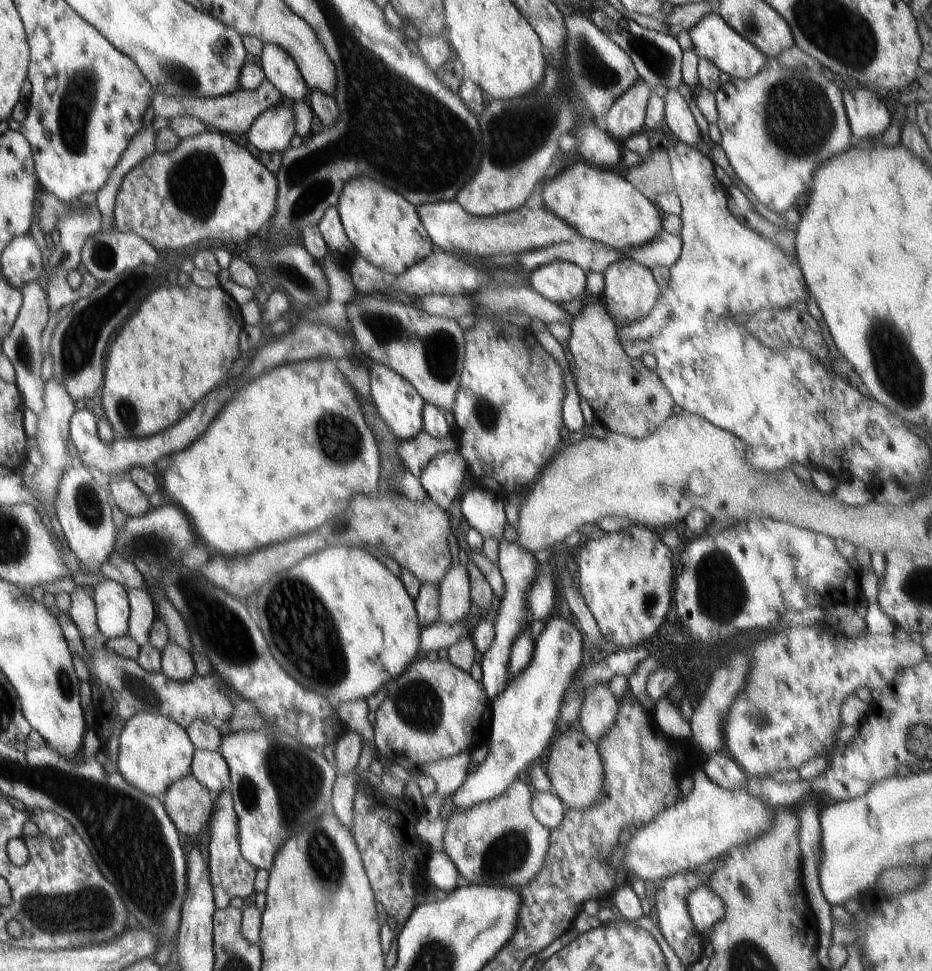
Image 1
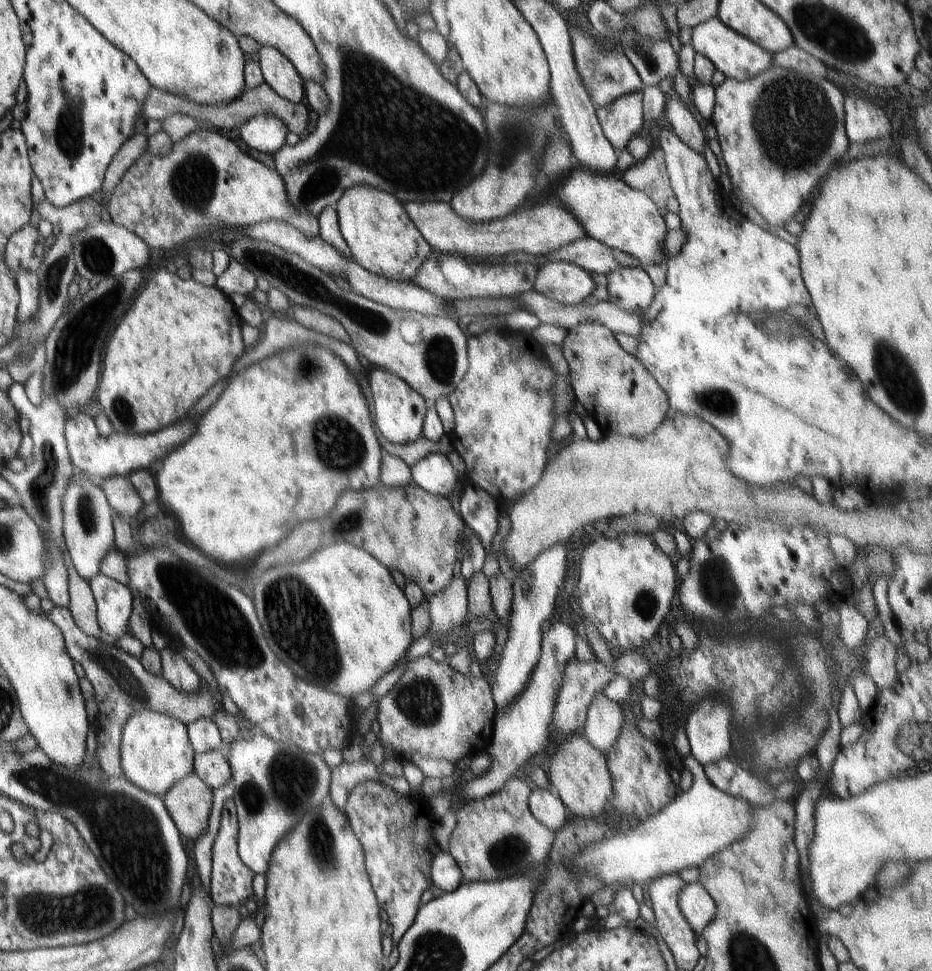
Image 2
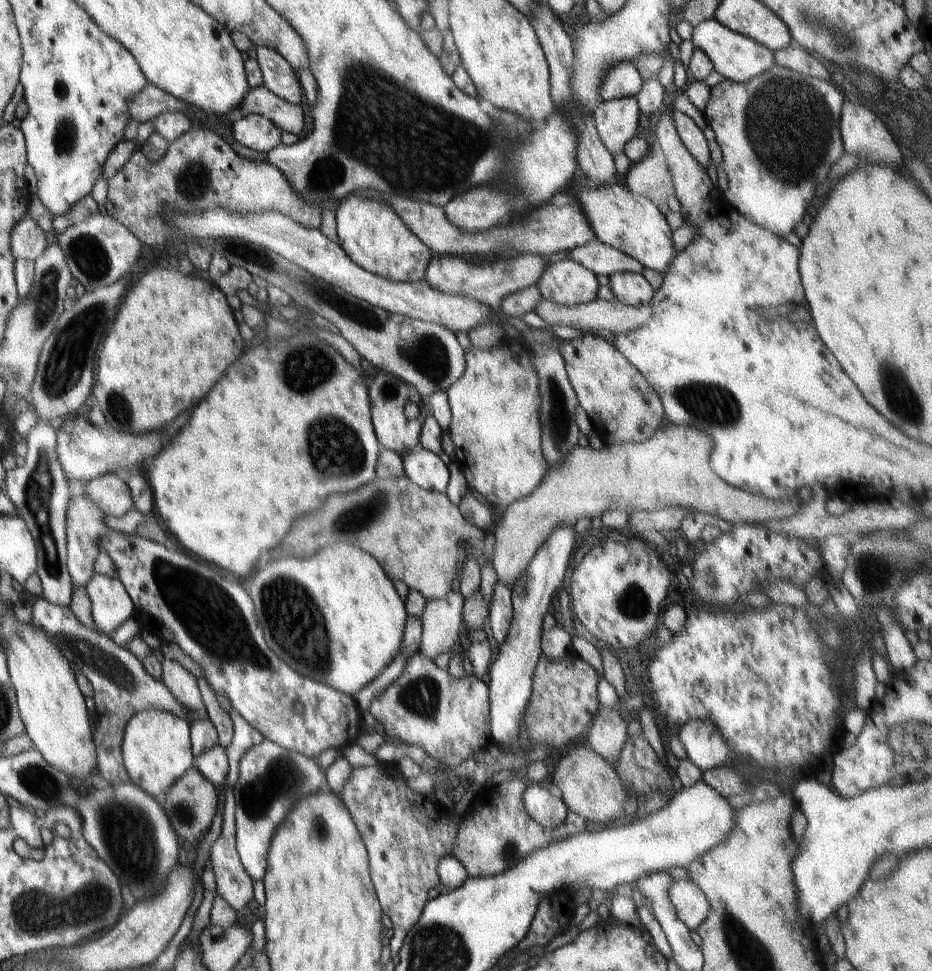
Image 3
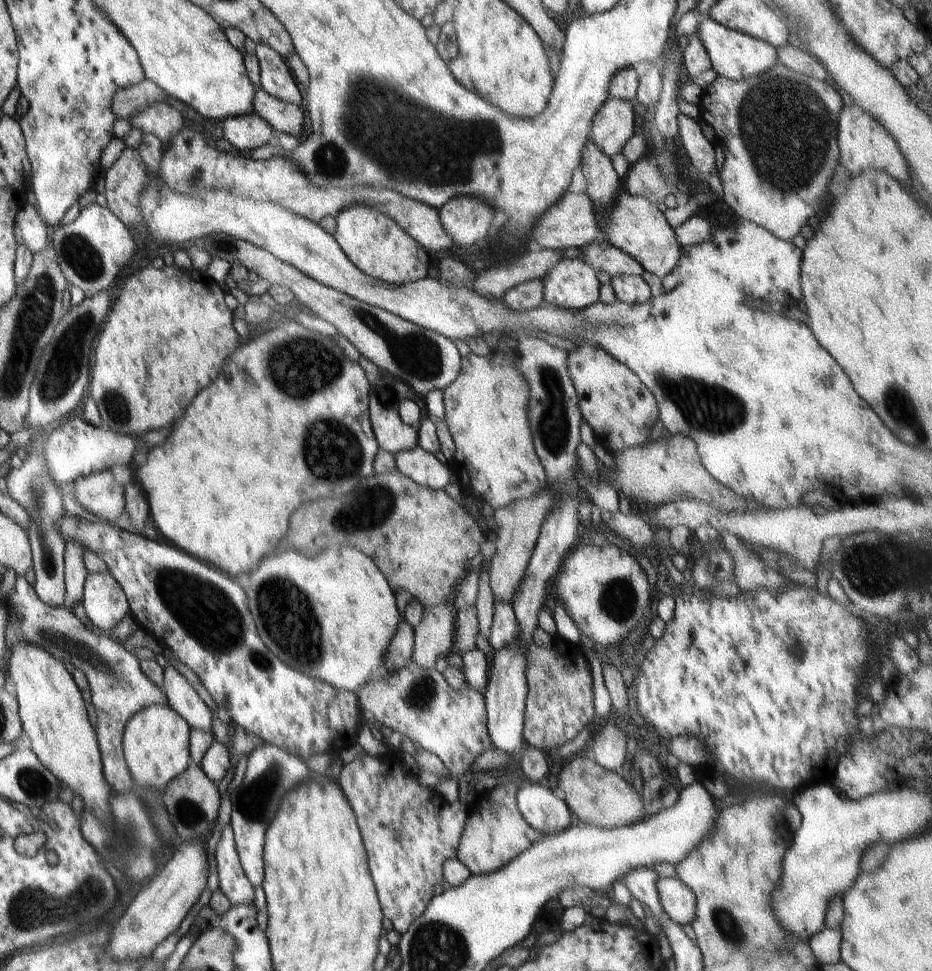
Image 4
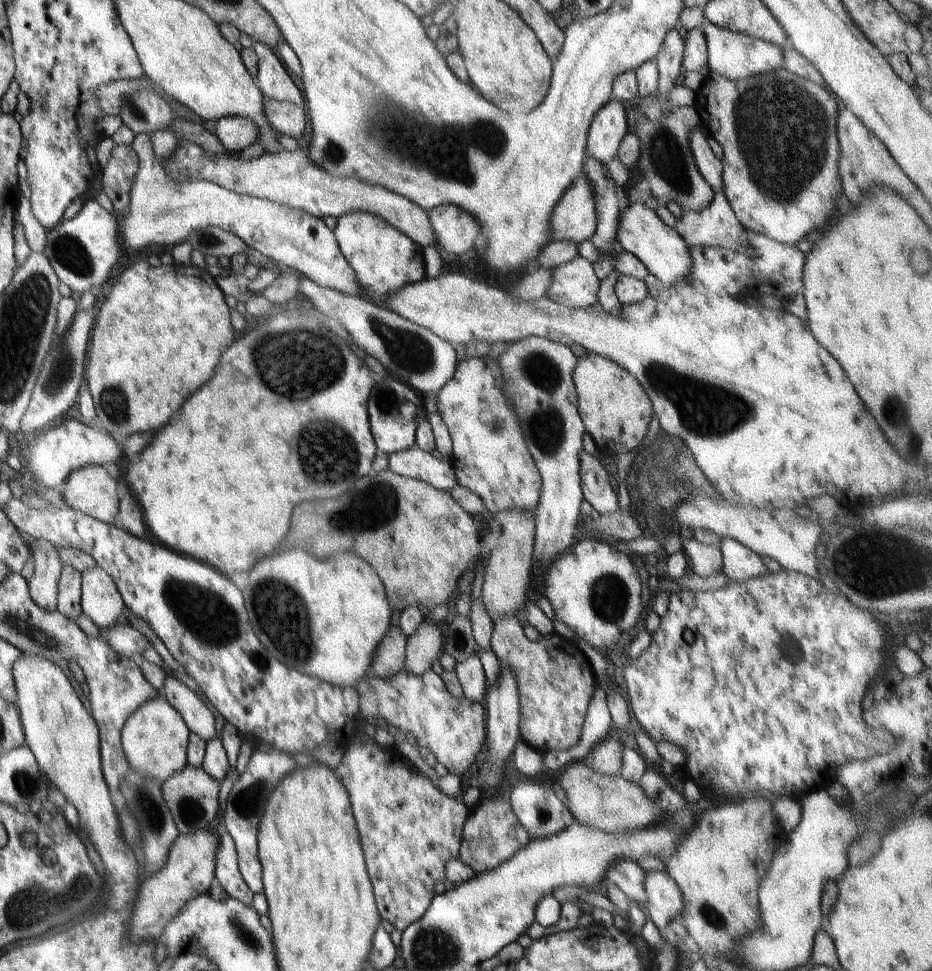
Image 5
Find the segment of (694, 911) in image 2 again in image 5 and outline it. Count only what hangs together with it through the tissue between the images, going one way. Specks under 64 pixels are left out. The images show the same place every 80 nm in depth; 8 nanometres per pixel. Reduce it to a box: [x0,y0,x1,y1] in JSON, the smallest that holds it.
[645,872,685,946]

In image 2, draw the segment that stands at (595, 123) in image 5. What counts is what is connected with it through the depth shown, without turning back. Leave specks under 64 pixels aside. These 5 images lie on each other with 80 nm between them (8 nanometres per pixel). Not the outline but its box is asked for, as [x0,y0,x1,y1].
[595,92,646,150]

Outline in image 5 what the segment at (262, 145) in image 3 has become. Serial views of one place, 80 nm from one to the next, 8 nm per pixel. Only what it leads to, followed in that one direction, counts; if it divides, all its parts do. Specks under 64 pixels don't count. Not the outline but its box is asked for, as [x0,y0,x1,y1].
[216,116,259,154]

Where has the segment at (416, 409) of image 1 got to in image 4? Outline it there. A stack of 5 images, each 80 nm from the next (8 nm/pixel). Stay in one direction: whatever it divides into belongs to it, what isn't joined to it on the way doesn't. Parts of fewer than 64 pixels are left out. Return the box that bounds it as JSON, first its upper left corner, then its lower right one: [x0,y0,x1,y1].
[369,373,430,454]

